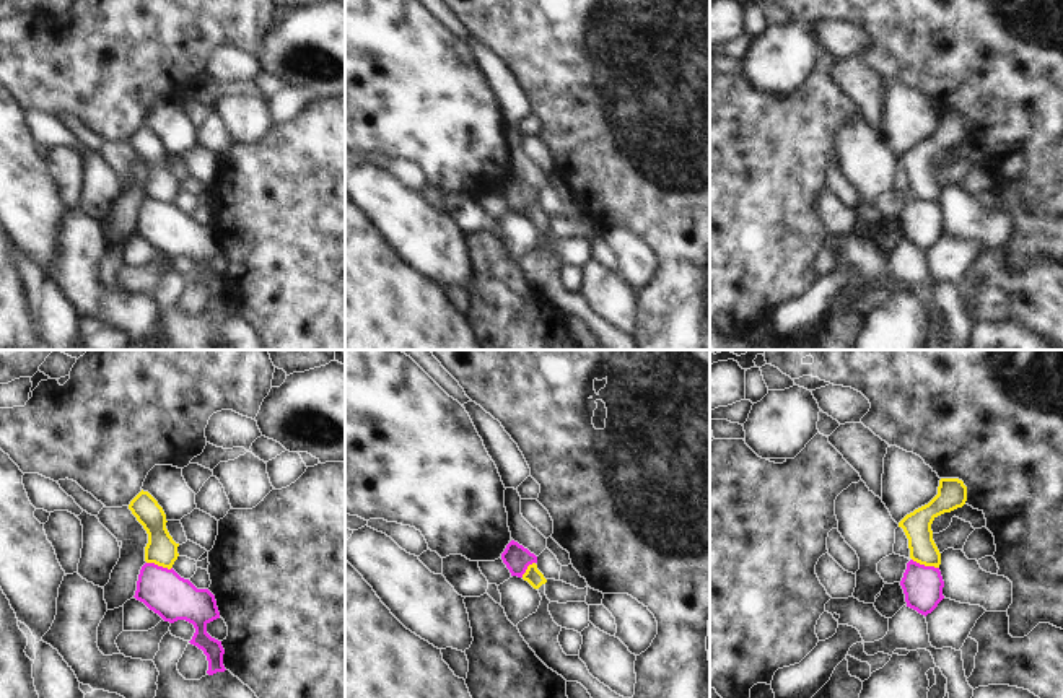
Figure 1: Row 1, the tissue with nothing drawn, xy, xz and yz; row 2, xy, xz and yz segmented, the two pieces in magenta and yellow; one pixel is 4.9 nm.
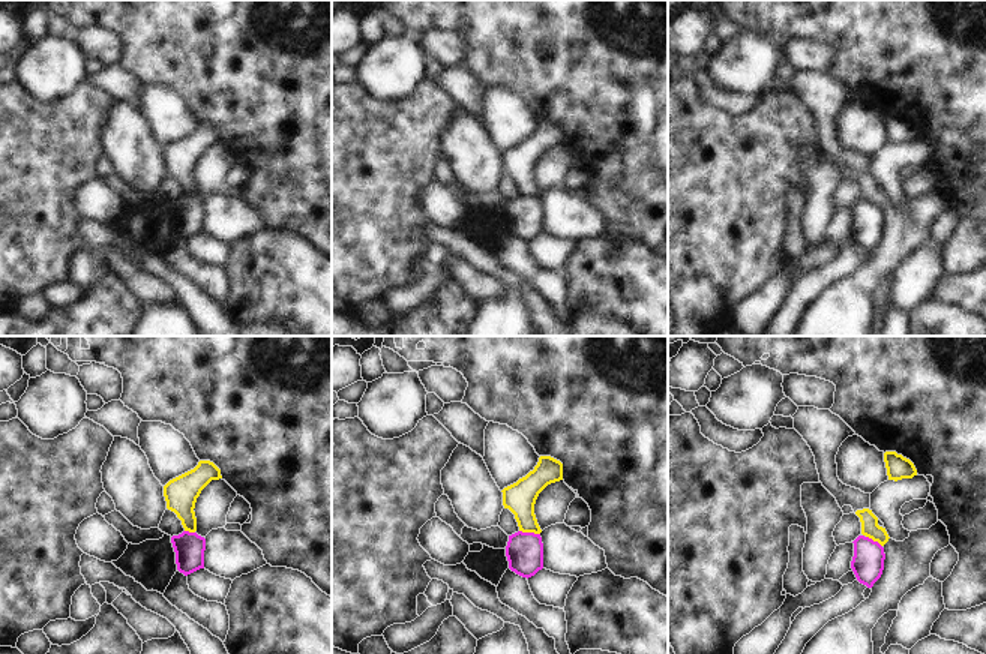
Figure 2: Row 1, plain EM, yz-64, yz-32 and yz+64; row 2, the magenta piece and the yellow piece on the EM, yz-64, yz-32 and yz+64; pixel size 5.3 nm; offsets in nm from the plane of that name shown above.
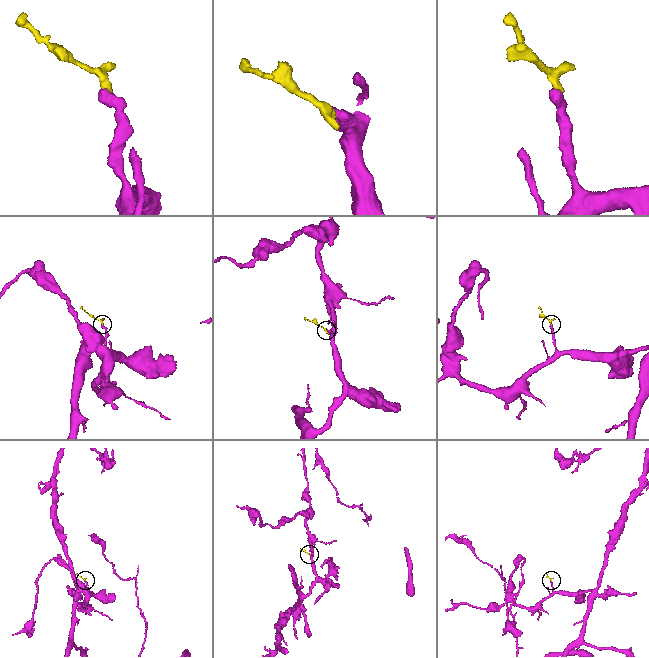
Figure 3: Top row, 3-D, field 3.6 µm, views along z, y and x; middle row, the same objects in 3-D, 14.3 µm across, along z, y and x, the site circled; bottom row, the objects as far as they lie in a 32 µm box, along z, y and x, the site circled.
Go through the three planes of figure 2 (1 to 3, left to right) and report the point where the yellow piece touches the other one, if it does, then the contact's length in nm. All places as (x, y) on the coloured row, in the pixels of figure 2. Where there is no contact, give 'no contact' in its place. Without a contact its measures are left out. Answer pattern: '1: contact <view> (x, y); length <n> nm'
1: contact yz-64 (188, 531); length 60 nm
2: contact yz-32 (530, 533); length 110 nm
3: contact yz+64 (872, 540); length 110 nm

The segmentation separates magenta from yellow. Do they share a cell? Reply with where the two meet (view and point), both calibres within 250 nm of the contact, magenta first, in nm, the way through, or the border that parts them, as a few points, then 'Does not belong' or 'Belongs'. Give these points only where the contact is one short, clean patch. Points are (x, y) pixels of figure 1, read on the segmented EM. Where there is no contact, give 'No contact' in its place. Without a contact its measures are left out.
Touches magenta at yz (923, 565). Thickness 190 nm (magenta) against 140 nm. Boundary: yz (912, 558), (938, 568). Does not belong.

